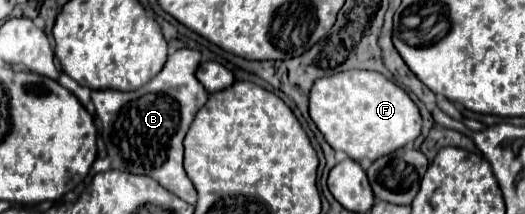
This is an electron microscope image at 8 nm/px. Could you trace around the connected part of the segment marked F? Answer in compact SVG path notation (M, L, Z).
M358 69L346 71L346 73L336 73L332 77L314 81L312 91L310 91L310 117L332 149L344 151L364 170L367 170L378 157L404 147L408 141L414 141L420 135L420 127L422 127L418 107L414 105L414 101L408 97L408 93L404 89L400 89L396 83L388 81L382 73L358 71Z

